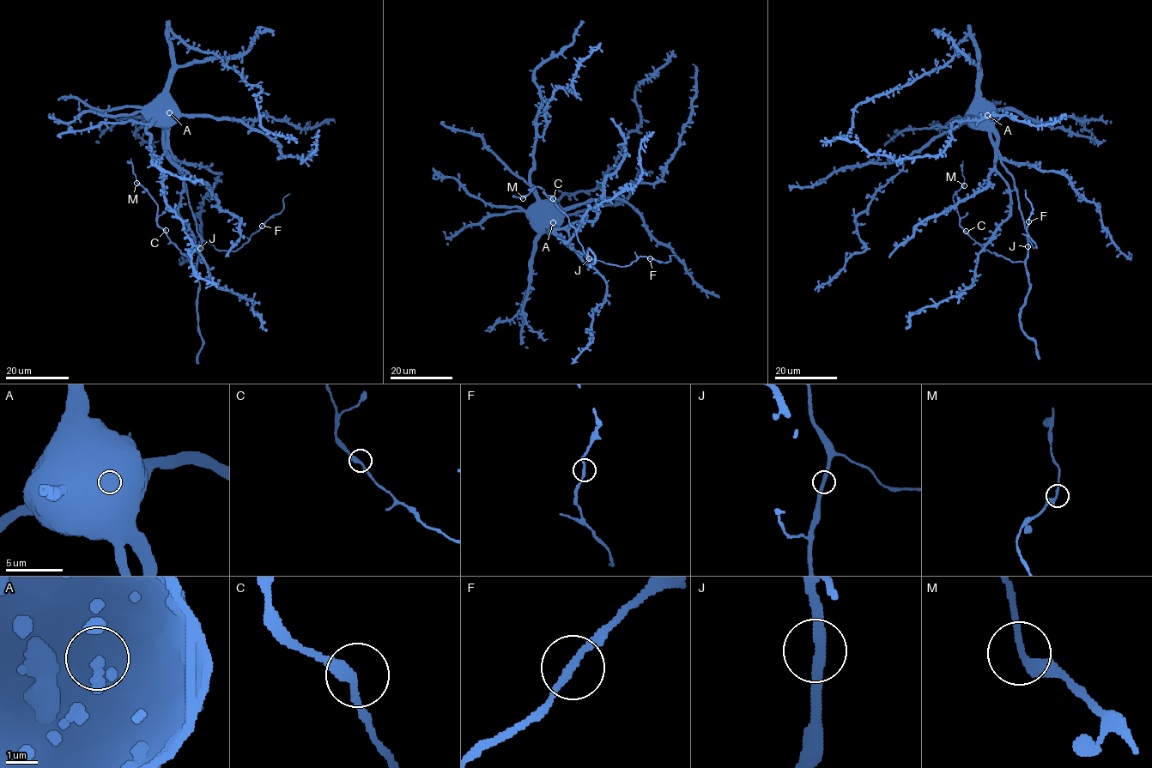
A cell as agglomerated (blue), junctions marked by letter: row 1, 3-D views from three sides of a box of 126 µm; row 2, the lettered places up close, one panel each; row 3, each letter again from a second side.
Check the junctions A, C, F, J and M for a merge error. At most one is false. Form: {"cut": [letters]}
{"cut": []}

